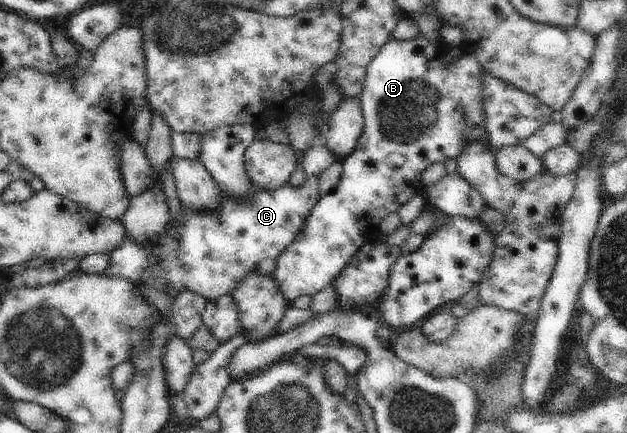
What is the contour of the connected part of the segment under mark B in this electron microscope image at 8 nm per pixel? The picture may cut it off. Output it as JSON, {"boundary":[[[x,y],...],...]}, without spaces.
{"boundary":[[[421,34],[412,40],[389,40],[380,49],[380,52],[372,59],[372,62],[368,65],[367,75],[364,81],[364,88],[360,95],[361,107],[364,117],[364,130],[360,140],[358,141],[356,150],[344,161],[343,171],[338,186],[335,190],[327,195],[321,197],[321,199],[314,205],[314,208],[307,216],[303,229],[297,234],[294,241],[290,243],[289,247],[283,250],[283,253],[277,258],[277,267],[273,274],[273,279],[279,286],[279,291],[284,295],[284,298],[288,303],[293,302],[300,296],[308,295],[313,297],[320,291],[327,291],[331,284],[338,278],[338,275],[343,273],[343,270],[348,266],[348,263],[353,259],[353,256],[366,244],[374,244],[374,239],[378,237],[378,231],[380,230],[380,224],[391,213],[397,213],[400,207],[403,207],[406,203],[410,202],[416,195],[426,191],[423,185],[422,179],[424,171],[435,162],[444,162],[448,158],[457,159],[459,152],[465,144],[470,140],[478,140],[482,142],[489,150],[493,150],[488,143],[486,143],[486,129],[483,127],[485,123],[485,116],[482,110],[482,91],[484,85],[481,83],[483,75],[483,68],[480,63],[472,55],[462,55],[455,62],[445,66],[443,63],[444,52],[448,51],[447,46],[443,46],[443,42],[431,43],[428,42]]]}

